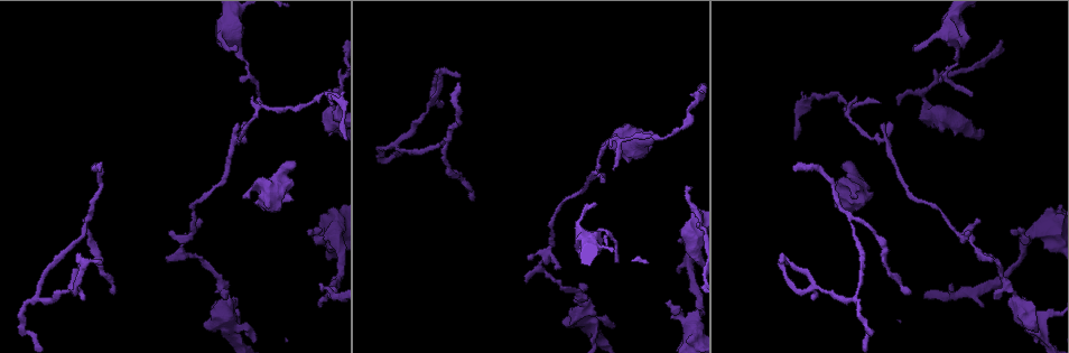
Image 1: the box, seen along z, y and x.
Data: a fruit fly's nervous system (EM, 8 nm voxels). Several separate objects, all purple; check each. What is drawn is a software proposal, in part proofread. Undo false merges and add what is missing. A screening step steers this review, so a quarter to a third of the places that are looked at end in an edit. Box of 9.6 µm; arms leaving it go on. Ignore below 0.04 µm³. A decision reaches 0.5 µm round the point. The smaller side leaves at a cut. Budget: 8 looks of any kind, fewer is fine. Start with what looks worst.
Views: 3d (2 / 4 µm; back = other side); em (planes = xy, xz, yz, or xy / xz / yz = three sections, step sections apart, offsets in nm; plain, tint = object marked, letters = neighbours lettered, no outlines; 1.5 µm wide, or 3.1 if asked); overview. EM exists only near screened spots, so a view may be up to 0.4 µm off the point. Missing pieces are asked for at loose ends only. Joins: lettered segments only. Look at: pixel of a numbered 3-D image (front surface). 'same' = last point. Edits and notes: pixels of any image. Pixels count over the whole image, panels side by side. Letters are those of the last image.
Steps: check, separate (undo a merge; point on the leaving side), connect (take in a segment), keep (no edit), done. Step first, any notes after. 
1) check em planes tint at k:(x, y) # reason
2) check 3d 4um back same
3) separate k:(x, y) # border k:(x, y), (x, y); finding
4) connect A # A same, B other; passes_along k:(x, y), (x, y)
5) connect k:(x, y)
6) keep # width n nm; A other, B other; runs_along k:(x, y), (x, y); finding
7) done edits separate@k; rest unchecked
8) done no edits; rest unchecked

check em yz step 4 tint at 1:(234, 47) # branch stops here

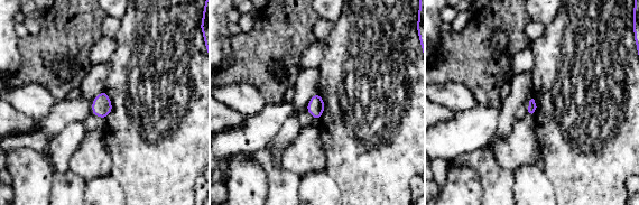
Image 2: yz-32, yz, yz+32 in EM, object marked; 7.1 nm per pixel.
check em planes letters same

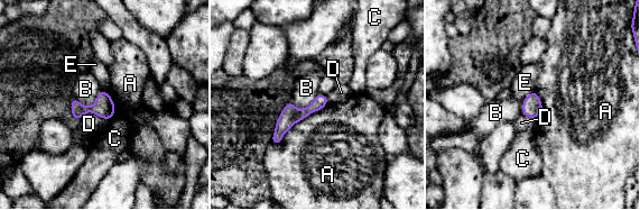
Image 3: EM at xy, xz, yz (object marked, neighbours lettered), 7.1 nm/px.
keep # A other, B other, C other, D other, E other; runs_along 3:(324, 99), (296, 115), (275, 140); no lettered segment goes on from it

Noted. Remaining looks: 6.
check em planes letters at 1:(236, 123) # tapers out

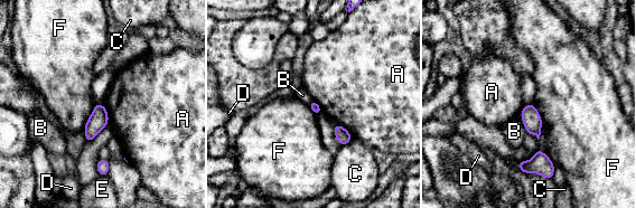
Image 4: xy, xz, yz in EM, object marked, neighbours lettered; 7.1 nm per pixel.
keep # A other, B other, C other, D other, E other, F other; border 4:(523, 105), (521, 121), (526, 133); no lettered segment goes on from it

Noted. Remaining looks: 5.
check em planes letters at 1:(678, 273) # branch stops here

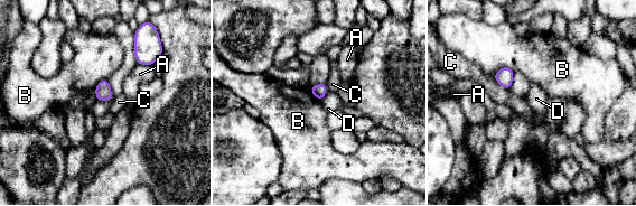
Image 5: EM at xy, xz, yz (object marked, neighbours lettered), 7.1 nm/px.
keep # A other, B other, C other, D other; border 5:(513, 69), (502, 66), (493, 76); no lettered segment goes on from it

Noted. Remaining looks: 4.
check em planes letters at 1:(619, 262) # free end

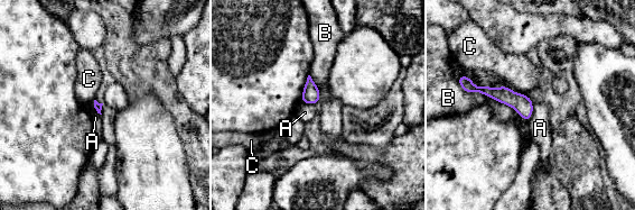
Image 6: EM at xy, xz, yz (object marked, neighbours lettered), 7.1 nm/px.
keep # longest_contact B 550 nm; A other, B other, C other; no lettered segment goes on from it

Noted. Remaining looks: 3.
done no edits; rest unchecked

